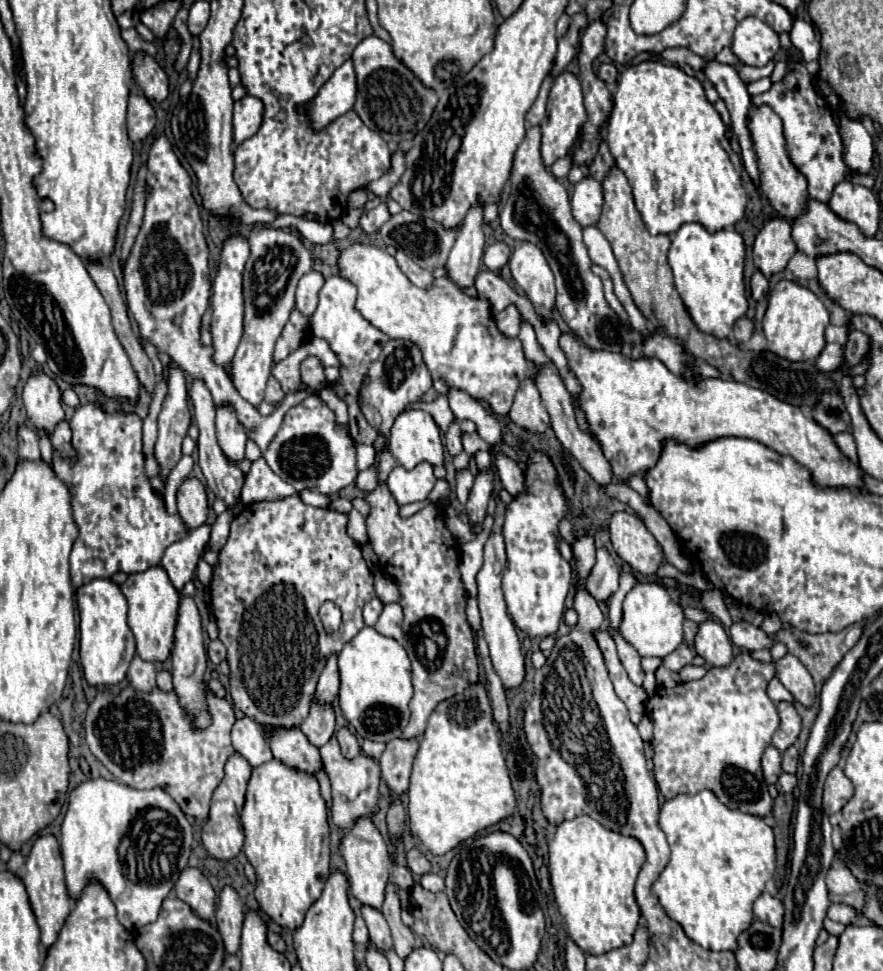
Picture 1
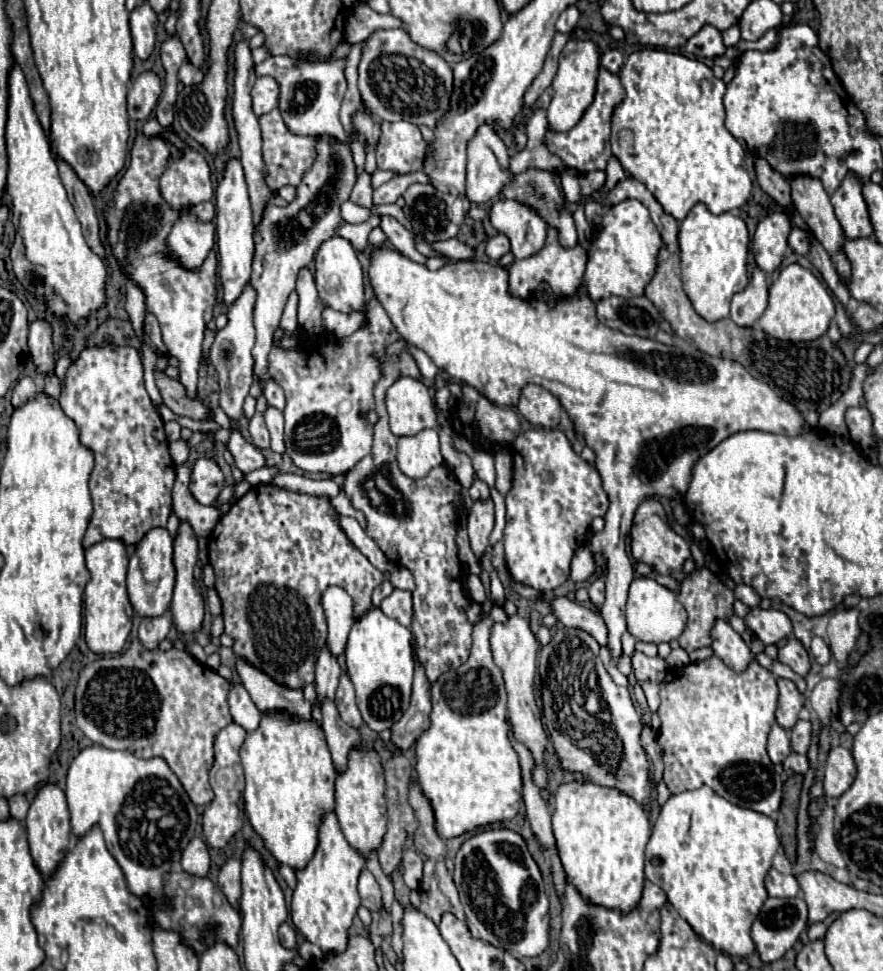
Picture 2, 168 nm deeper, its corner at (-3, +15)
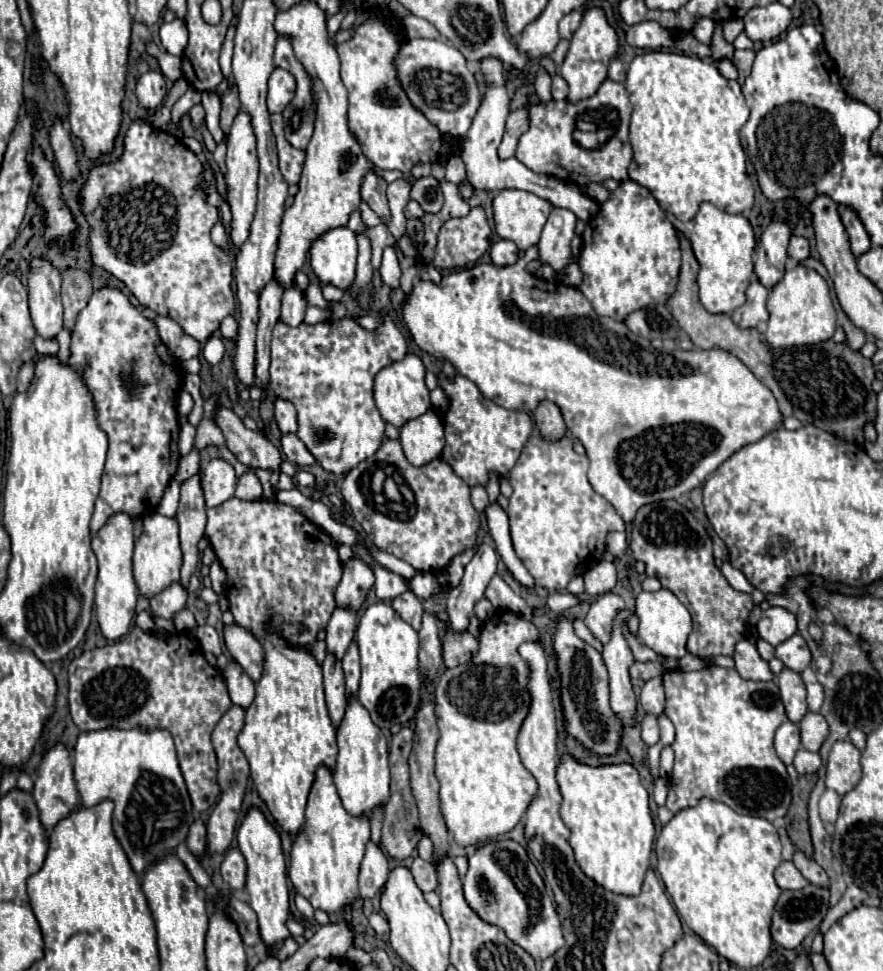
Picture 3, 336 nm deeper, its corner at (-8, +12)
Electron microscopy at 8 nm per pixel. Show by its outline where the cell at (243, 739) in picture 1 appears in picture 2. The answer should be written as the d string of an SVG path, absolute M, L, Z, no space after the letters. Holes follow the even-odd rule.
M233 685L229 691L229 707L231 707L231 715L233 721L237 725L241 725L245 731L257 729L259 727L259 709L255 707L255 703L251 701L249 693L245 691L243 685Z

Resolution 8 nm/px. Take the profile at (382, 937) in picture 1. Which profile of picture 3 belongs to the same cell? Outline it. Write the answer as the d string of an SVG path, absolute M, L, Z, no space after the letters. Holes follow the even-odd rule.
M370 840L364 860L360 864L360 874L358 874L360 898L376 896L382 890L388 874L390 874L390 866L388 866L386 854L382 852L382 848L378 844L374 844Z

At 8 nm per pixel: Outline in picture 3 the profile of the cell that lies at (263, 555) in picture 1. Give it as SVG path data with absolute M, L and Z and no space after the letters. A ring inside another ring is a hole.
M230 498L224 504L208 510L206 538L214 548L222 568L226 570L226 592L234 622L250 630L256 638L264 636L264 622L272 618L272 626L294 646L312 648L316 634L324 628L336 608L334 590L342 578L342 562L336 554L336 544L318 526L308 522L304 514L292 506L274 500L244 502Z

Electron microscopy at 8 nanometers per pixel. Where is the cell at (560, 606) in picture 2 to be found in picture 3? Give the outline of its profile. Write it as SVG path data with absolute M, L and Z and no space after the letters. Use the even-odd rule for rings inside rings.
M490 504L486 508L486 518L488 518L488 526L490 526L490 534L496 542L496 550L500 552L506 568L514 574L514 578L524 584L524 586L534 586L534 580L530 576L530 572L524 568L524 564L520 562L520 558L516 556L514 548L512 548L512 540L510 540L510 530L508 530L508 514L500 508L500 504Z

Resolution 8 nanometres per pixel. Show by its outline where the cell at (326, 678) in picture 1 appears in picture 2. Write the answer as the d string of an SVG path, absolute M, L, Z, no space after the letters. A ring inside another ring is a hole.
M327 587L323 597L323 609L329 625L329 637L327 637L327 649L331 649L333 657L343 655L347 635L353 621L353 601L341 587Z

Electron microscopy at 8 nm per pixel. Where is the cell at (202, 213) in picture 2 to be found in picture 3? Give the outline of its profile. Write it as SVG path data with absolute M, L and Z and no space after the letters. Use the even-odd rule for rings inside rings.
M136 118L124 134L122 156L94 166L78 192L90 226L92 264L122 280L140 304L174 318L198 342L206 342L220 320L236 310L232 260L210 240L218 210L206 200L202 172L200 160L180 138Z

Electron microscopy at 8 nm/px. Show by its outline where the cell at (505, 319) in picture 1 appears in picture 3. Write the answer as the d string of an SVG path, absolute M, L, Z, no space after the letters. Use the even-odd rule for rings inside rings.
M554 208L548 216L548 222L538 242L540 248L538 258L550 264L556 272L564 270L566 278L562 282L578 288L582 274L578 268L578 260L572 258L570 252L570 240L574 238L574 228L576 228L576 216L566 208Z

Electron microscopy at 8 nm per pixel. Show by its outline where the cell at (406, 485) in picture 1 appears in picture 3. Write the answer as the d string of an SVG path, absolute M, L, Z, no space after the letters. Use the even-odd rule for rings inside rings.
M428 408L424 416L408 420L408 424L400 428L400 442L404 456L414 466L424 466L430 460L440 458L444 448L444 428L438 412Z

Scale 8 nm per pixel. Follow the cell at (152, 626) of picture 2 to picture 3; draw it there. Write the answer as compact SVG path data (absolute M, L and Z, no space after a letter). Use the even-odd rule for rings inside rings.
M180 580L172 582L168 588L164 588L164 592L150 598L150 610L162 618L172 618L172 614L182 610L184 606L186 606L186 588L180 584Z

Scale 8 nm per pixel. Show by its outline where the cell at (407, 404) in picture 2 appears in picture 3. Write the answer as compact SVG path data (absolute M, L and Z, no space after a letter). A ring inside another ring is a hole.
M406 354L404 360L392 362L390 366L382 368L374 378L374 402L384 422L394 424L396 428L402 428L404 422L418 418L424 414L430 404L430 392L424 384L424 364L416 354Z

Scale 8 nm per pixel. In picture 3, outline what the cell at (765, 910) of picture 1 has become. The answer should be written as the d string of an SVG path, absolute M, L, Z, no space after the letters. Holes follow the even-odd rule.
M782 862L776 868L776 884L782 890L800 890L808 884L808 880L804 880L800 870L792 862Z

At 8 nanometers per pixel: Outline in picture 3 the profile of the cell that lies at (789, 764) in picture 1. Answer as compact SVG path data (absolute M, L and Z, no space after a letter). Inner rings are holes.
M808 712L800 722L802 732L802 746L810 752L818 752L822 742L828 736L828 722L818 712Z

